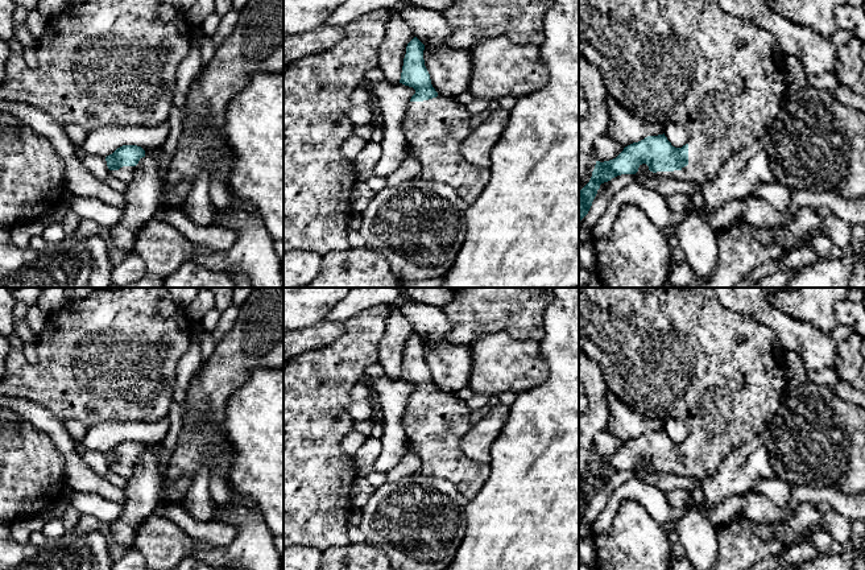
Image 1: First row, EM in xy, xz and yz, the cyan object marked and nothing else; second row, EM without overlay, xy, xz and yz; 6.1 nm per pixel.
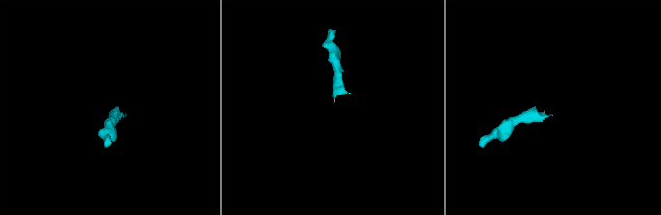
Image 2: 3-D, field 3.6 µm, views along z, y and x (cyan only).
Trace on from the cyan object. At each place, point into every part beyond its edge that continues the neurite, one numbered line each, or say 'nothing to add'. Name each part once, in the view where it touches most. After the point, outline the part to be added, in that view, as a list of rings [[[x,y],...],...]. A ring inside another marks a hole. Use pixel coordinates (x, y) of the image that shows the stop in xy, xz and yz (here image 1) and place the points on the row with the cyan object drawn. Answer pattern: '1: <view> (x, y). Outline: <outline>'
1: yz (688, 62). Outline: [[[579,0],[579,53],[601,71],[607,92],[620,106],[645,121],[658,123],[663,127],[675,123],[687,132],[688,165],[680,170],[654,173],[658,177],[694,183],[713,181],[731,156],[760,141],[765,132],[774,125],[777,115],[782,111],[782,100],[787,94],[782,66],[774,61],[773,49],[775,44],[775,37],[769,30],[748,18],[727,13],[716,0]]]

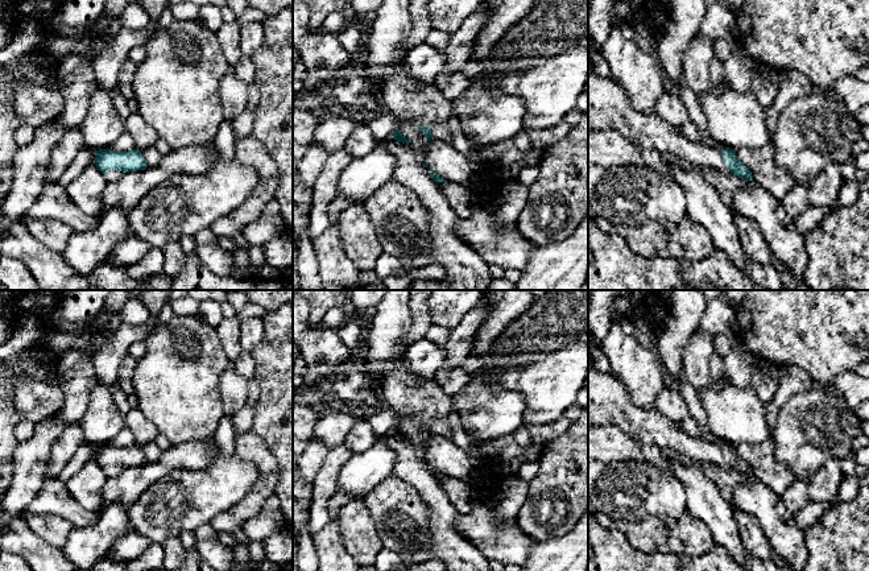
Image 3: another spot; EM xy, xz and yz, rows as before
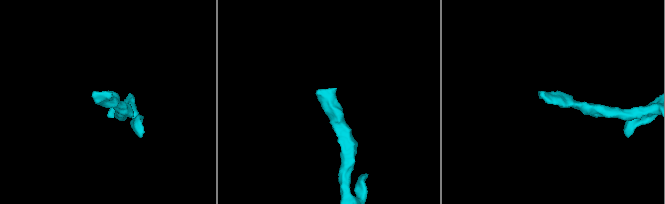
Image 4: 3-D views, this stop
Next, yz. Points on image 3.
1: yz (608, 104). Outline: [[[588,70],[588,132],[612,128],[637,148],[671,153],[702,169],[729,171],[721,150],[690,141],[654,112],[634,111],[622,86]]]

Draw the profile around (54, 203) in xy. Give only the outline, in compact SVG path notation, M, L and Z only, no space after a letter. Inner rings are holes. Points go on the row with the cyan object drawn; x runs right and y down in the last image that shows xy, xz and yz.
M59 182L45 183L40 196L21 218L21 222L26 223L29 219L59 220L75 233L91 231L98 225L98 218L79 211L70 199L66 187Z

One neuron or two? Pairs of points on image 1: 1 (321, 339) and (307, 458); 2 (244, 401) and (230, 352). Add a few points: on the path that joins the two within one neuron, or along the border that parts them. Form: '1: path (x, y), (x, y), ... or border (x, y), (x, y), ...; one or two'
1: border (344, 329), (334, 341), (303, 351), (297, 356); two
2: border (264, 367), (256, 367), (230, 396), (223, 413); two

